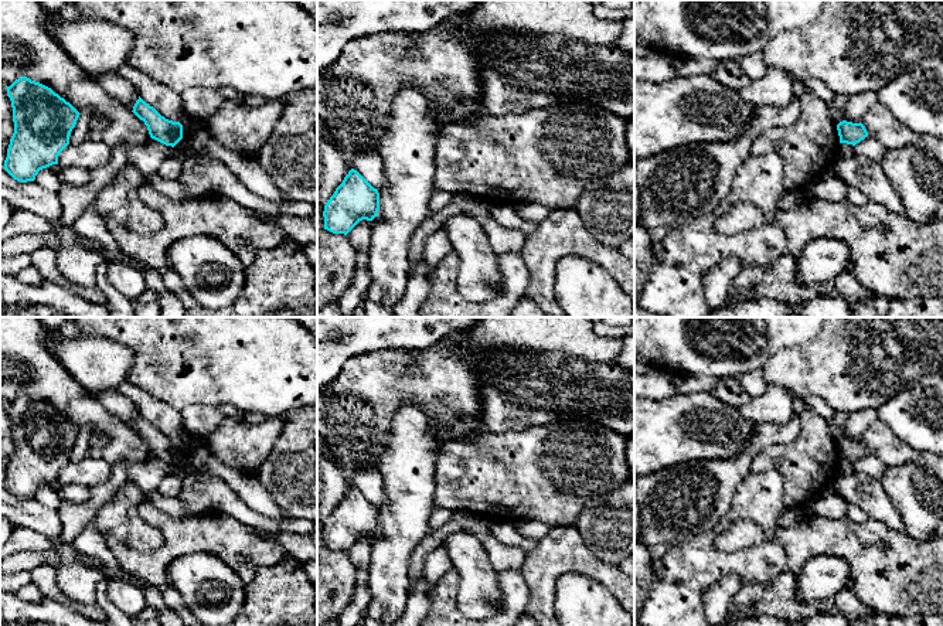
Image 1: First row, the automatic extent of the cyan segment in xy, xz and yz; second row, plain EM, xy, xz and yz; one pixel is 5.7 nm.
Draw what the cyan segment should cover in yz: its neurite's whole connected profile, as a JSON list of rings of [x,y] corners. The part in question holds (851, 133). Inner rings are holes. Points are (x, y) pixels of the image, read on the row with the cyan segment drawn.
[[[842,120],[837,125],[840,143],[847,143],[855,146],[868,136],[865,126],[859,123],[852,123]]]

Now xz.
[[[351,169],[324,205],[324,229],[347,235],[360,221],[378,217],[378,210],[378,190]]]

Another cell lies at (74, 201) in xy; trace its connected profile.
[[[120,143],[112,147],[110,161],[91,171],[91,180],[84,187],[62,184],[58,190],[62,214],[59,222],[72,227],[75,221],[86,211],[101,190],[127,164],[127,149],[132,144]]]

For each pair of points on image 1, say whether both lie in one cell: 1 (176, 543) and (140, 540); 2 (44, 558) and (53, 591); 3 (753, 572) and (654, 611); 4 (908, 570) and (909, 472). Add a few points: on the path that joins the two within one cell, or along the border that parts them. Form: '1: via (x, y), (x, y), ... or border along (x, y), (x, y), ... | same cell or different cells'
1: border along (140, 516), (162, 534), (162, 543), (155, 550) | different cells
2: border along (55, 568), (36, 565), (30, 571) | different cells
3: via (729, 567), (703, 567), (678, 591) | same cell
4: border along (905, 533), (928, 541) | different cells

